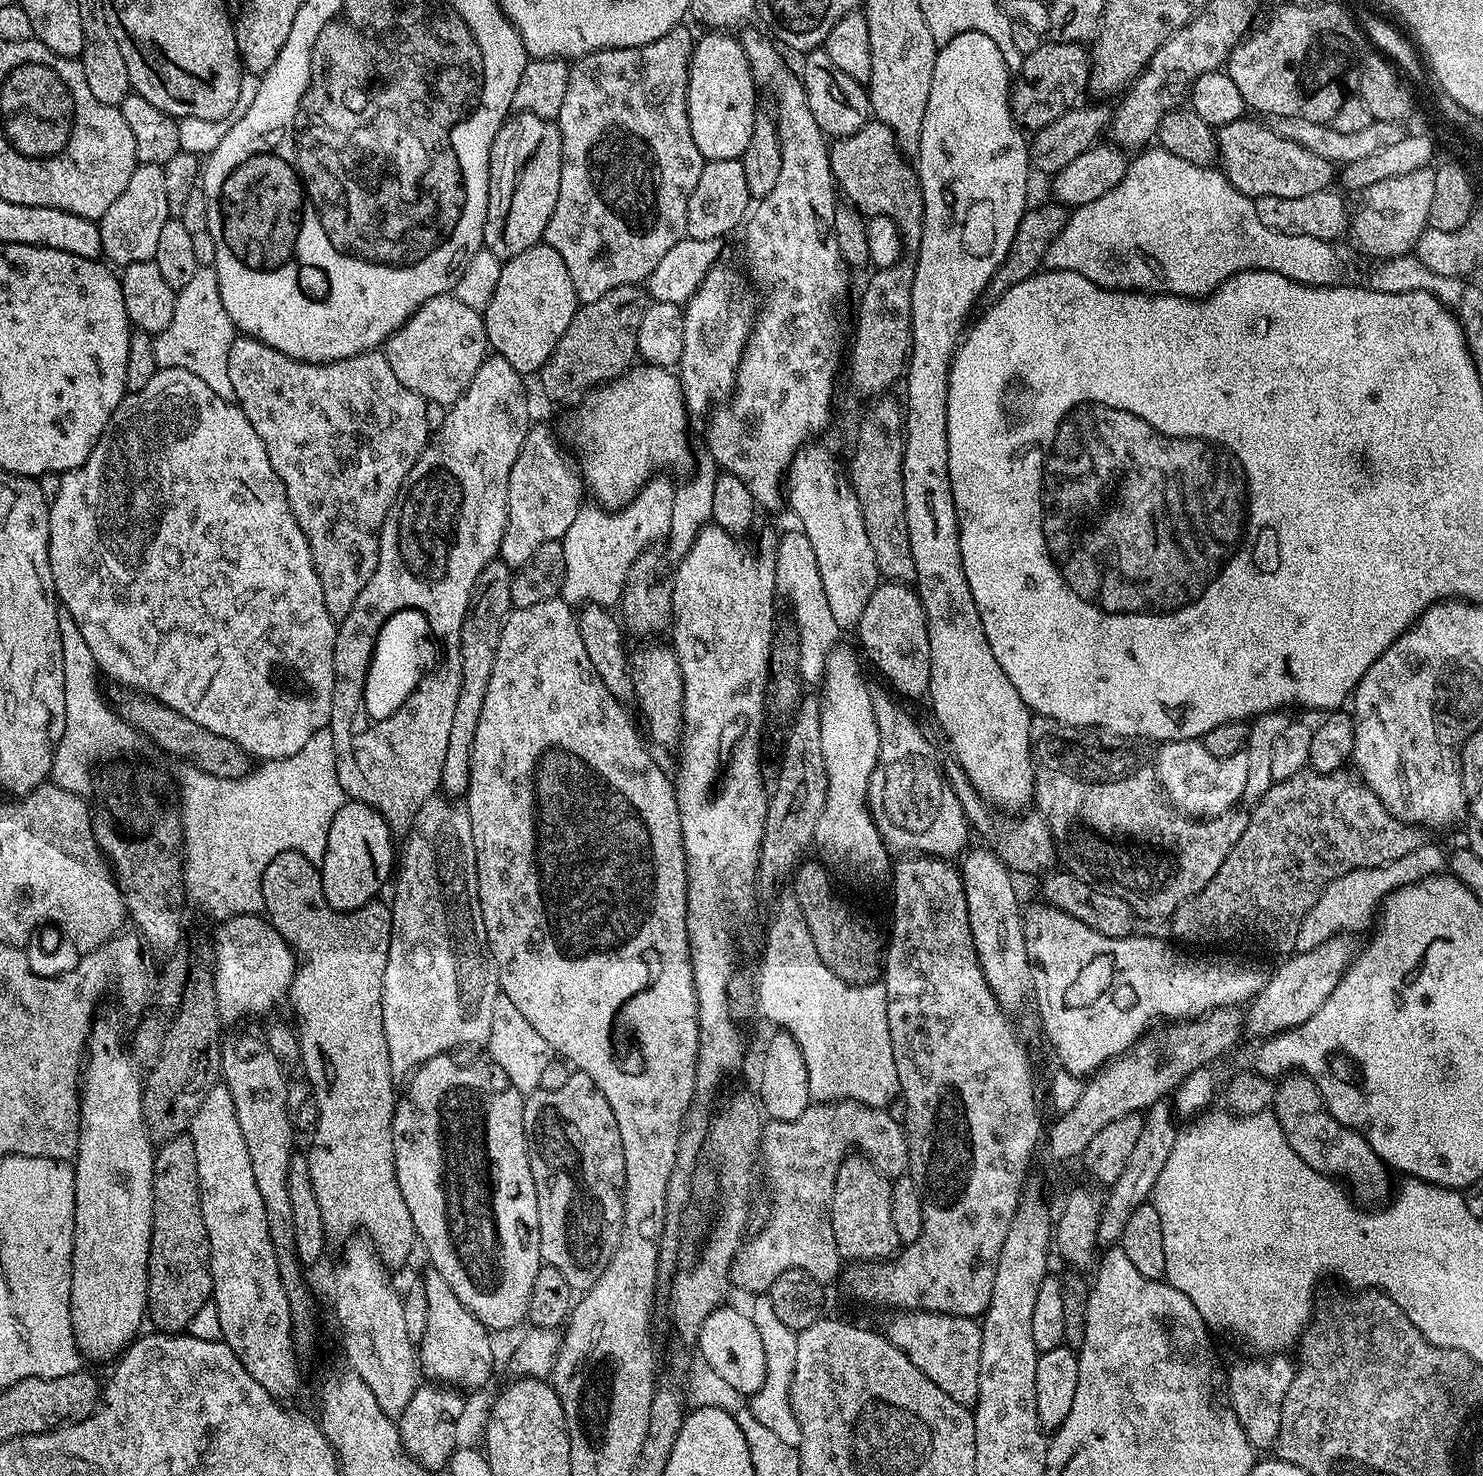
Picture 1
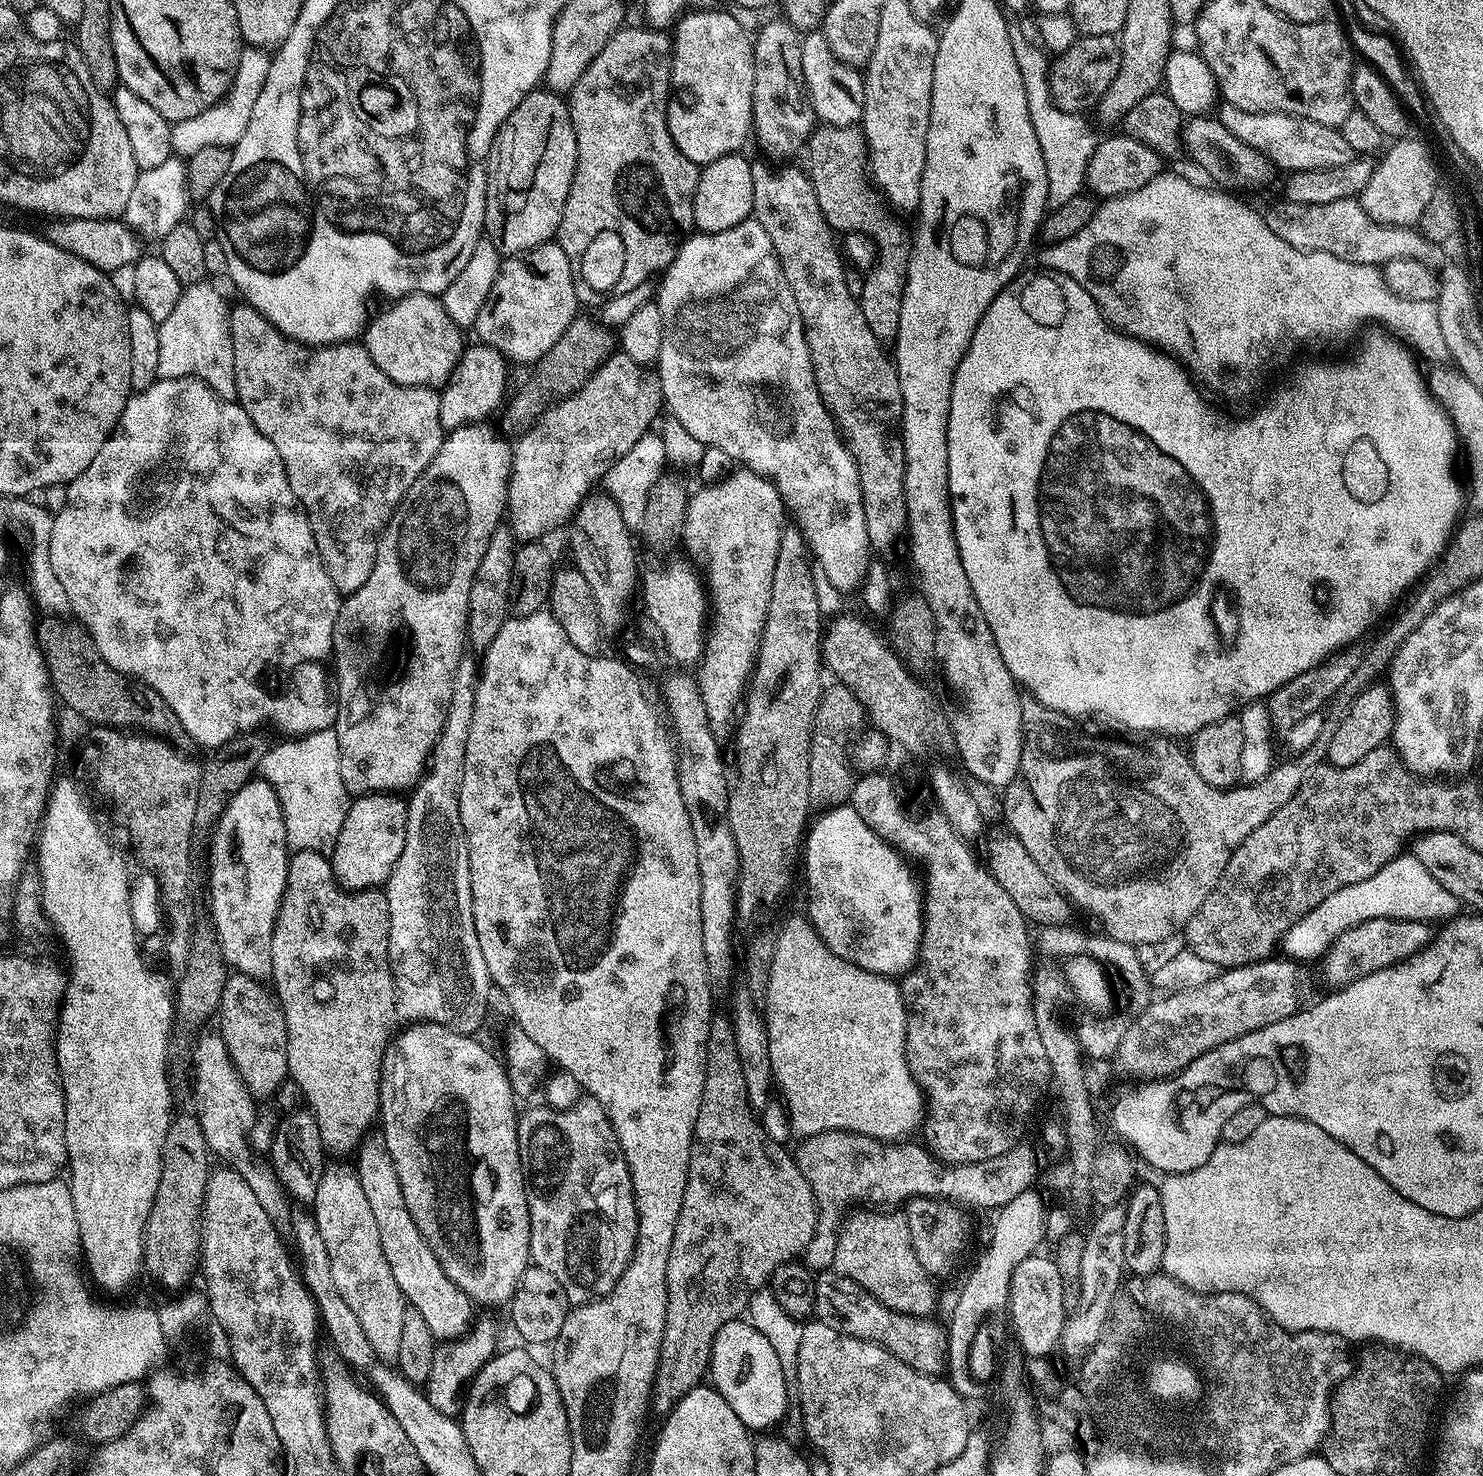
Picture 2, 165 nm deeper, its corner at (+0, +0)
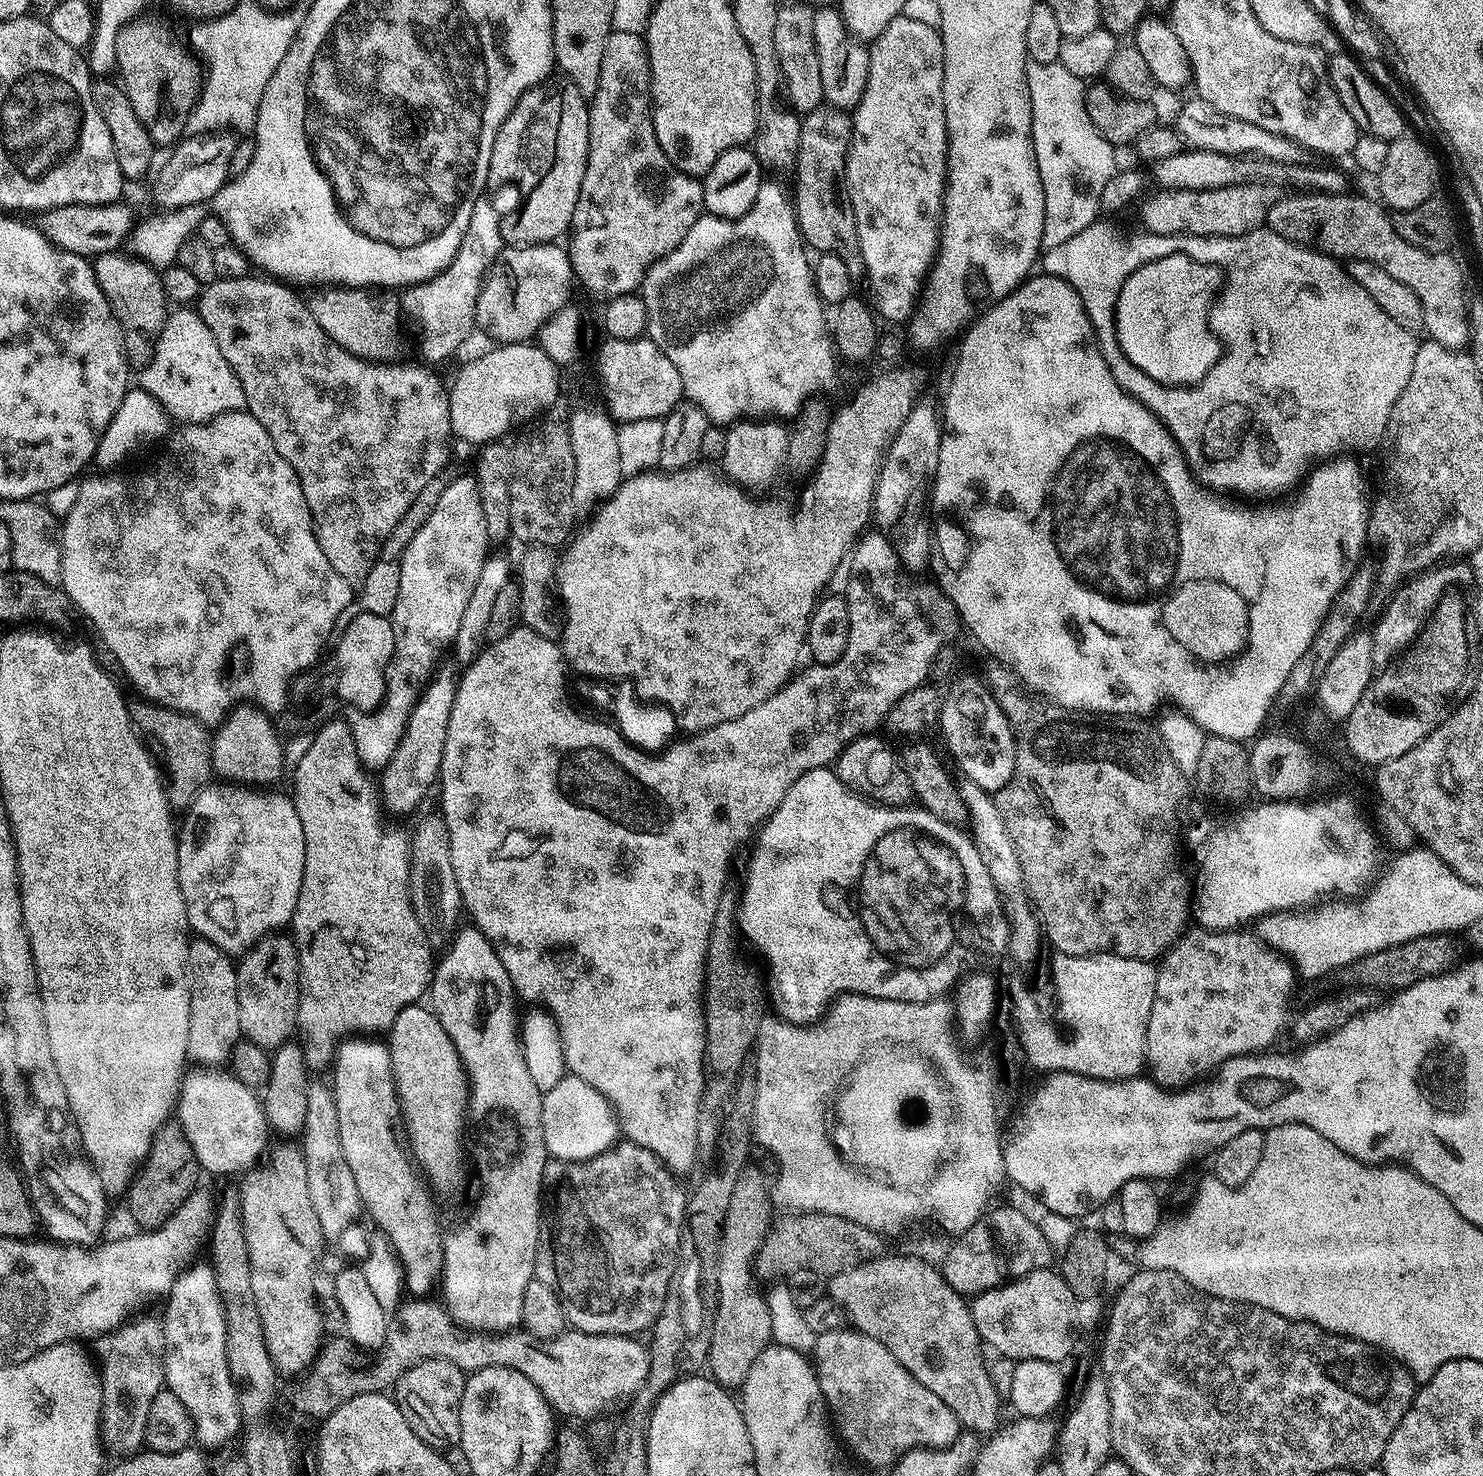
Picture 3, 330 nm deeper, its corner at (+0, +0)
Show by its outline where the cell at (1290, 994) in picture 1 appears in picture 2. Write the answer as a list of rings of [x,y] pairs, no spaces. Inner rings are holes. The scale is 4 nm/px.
[[[1374,918],[1362,922],[1358,926],[1343,932],[1331,948],[1324,953],[1322,965],[1328,970],[1328,980],[1332,986],[1343,986],[1351,984],[1353,980],[1360,980],[1364,976],[1374,974],[1378,970],[1388,968],[1391,964],[1400,964],[1404,960],[1409,960],[1414,954],[1418,954],[1422,949],[1431,944],[1434,939],[1433,925],[1427,920],[1395,920],[1394,918]]]

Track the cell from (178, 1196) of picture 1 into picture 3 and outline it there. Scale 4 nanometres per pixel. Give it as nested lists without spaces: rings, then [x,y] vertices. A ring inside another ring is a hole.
[[[179,1123],[165,1124],[152,1137],[152,1149],[148,1152],[148,1159],[137,1172],[131,1188],[126,1193],[128,1212],[136,1223],[135,1227],[140,1230],[161,1228],[170,1218],[170,1214],[174,1214],[174,1210],[178,1210],[178,1206],[186,1202],[188,1195],[196,1191],[196,1179],[199,1176],[202,1176],[202,1169]]]

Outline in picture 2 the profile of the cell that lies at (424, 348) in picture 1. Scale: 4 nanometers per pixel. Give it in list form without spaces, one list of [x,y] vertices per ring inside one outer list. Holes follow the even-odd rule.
[[[415,292],[409,296],[393,299],[389,304],[392,305],[385,312],[380,312],[377,316],[375,313],[367,321],[362,333],[364,349],[370,354],[374,366],[378,366],[378,370],[382,370],[382,374],[386,374],[386,378],[390,378],[402,386],[439,389],[451,378],[456,363],[465,352],[465,333],[453,323],[450,316],[446,314],[443,303],[436,296],[427,296],[425,292]]]

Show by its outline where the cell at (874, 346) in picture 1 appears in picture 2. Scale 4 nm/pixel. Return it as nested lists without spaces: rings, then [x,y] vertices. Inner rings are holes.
[[[825,124],[812,133],[806,145],[807,152],[806,171],[812,177],[814,194],[818,194],[818,206],[822,206],[822,214],[833,232],[861,232],[876,243],[876,262],[864,276],[860,309],[866,314],[866,326],[874,330],[879,340],[895,341],[908,277],[910,238],[898,225],[892,224],[876,202],[877,197],[870,185],[868,143],[864,141],[864,133],[856,126]]]

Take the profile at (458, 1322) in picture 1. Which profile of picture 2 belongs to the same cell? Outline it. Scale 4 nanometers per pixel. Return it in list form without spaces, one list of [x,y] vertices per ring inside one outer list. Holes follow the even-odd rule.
[[[376,1130],[369,1131],[359,1148],[355,1149],[355,1156],[356,1176],[370,1201],[370,1211],[378,1225],[378,1239],[382,1242],[382,1254],[386,1254],[386,1262],[394,1274],[394,1282],[398,1282],[398,1290],[402,1290],[407,1307],[422,1314],[426,1326],[430,1326],[430,1334],[434,1334],[437,1341],[457,1340],[474,1323],[474,1302],[454,1286],[450,1278],[446,1278],[446,1270],[442,1270],[438,1258],[434,1258],[434,1250],[430,1250],[428,1240],[422,1238],[418,1226],[414,1226],[414,1218],[410,1218],[410,1210],[406,1210],[406,1198],[402,1198],[394,1158],[390,1158],[390,1150],[386,1150],[383,1135]]]

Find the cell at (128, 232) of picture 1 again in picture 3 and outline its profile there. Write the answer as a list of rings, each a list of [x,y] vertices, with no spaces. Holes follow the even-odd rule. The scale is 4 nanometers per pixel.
[[[205,134],[181,139],[171,149],[172,157],[154,172],[156,181],[152,184],[152,196],[161,204],[159,207],[167,210],[211,201],[230,179],[228,167],[233,143],[233,137],[228,134]]]

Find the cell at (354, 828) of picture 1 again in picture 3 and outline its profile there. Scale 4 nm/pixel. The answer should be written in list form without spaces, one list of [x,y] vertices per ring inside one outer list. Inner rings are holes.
[[[440,670],[424,687],[424,693],[418,698],[406,722],[402,742],[398,742],[398,750],[394,750],[394,758],[390,758],[390,762],[379,773],[380,780],[378,776],[378,795],[385,813],[410,815],[439,781],[442,750],[446,750],[446,730],[450,730],[450,710],[454,706],[457,683],[455,675],[452,677],[450,673]]]

